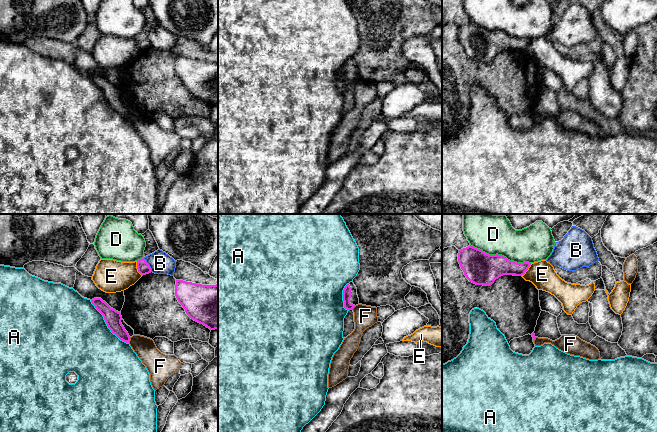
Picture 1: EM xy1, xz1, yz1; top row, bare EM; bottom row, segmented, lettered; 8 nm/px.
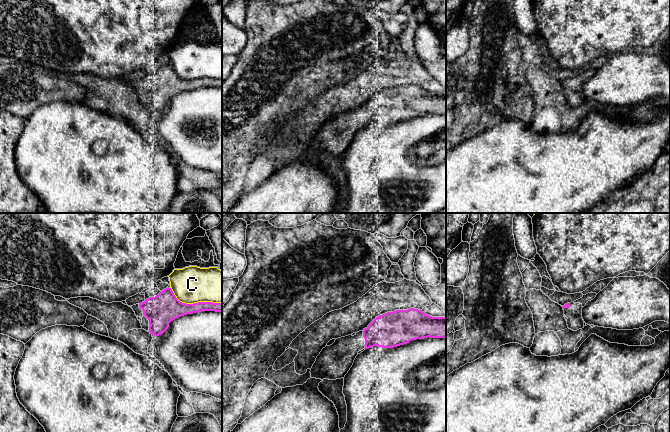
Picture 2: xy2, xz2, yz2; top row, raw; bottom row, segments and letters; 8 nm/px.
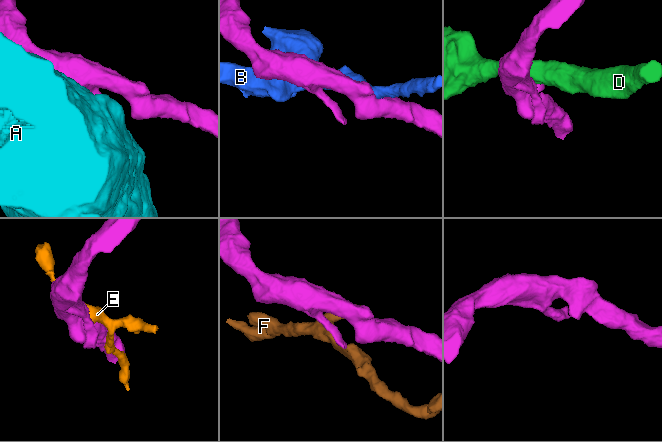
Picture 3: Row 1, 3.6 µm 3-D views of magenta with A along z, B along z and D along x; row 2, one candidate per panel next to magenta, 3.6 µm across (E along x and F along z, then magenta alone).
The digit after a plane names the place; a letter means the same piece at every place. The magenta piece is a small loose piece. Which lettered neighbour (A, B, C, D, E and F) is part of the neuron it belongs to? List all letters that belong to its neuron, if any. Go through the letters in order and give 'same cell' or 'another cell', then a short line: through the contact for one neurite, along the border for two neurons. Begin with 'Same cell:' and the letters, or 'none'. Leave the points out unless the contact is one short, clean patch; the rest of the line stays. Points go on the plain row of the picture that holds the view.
Same cell: none
A: another cell
B: another cell
C: another cell
D: another cell
E: another cell
F: another cell | xy1 (130, 113), (128, 118)

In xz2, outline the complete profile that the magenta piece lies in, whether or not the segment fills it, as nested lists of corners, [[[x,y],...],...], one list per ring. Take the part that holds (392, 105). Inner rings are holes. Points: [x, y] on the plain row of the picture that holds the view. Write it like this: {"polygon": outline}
{"polygon": [[[410,84],[387,88],[376,93],[367,104],[357,108],[354,112],[348,111],[322,125],[311,144],[311,154],[336,156],[344,154],[352,143],[358,128],[374,122],[393,124],[422,114],[446,114],[446,93],[432,93],[422,86]]]}

